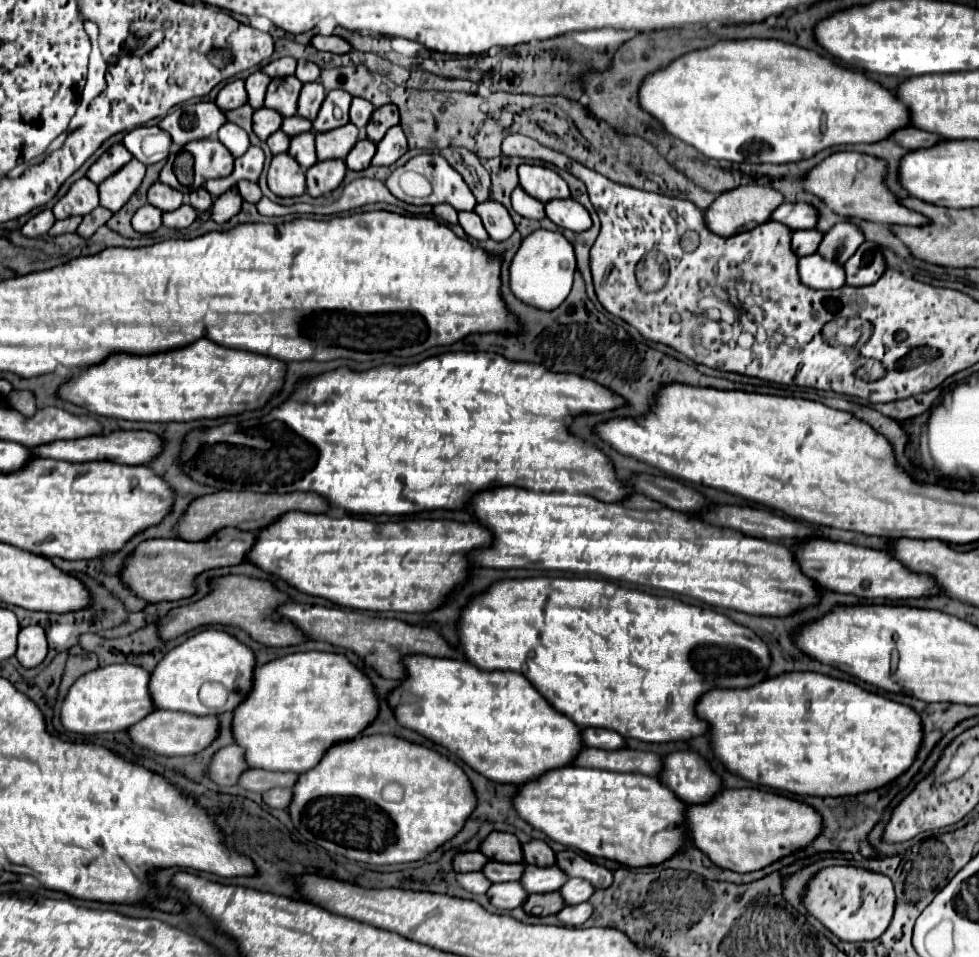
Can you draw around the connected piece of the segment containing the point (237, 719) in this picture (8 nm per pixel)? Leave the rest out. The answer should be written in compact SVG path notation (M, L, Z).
M298 652L256 668L252 692L234 710L234 736L236 744L246 750L246 762L252 768L304 774L312 770L334 744L360 736L378 718L378 712L380 702L374 684L344 654Z

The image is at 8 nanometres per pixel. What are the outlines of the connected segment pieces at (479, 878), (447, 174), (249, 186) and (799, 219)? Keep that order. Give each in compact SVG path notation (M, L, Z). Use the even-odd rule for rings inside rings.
M468 872L468 874L458 874L458 882L464 890L472 894L486 894L488 888L492 886L488 878L484 878L482 872Z
M440 154L414 156L402 168L396 168L388 176L386 188L398 200L402 200L406 204L416 204L416 206L432 204L432 206L436 206L436 204L444 204L446 202L446 204L454 206L456 210L474 210L474 206L476 206L476 198L470 192L470 188L466 186L466 182L462 180L462 176ZM406 170L420 170L420 174L428 176L432 186L434 186L434 192L430 196L426 196L426 198L414 198L404 194L402 188L398 186L398 178Z
M238 182L238 190L246 202L256 204L262 198L262 192L260 192L258 184L254 184L254 182Z
M796 202L796 204L782 204L774 210L772 218L776 222L786 224L792 230L802 228L816 228L818 224L818 210L808 202Z

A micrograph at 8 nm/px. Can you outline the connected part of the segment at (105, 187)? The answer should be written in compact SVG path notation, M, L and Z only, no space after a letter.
M132 158L122 170L106 178L100 184L100 206L112 212L118 212L140 186L144 172L146 172L146 166L136 158Z

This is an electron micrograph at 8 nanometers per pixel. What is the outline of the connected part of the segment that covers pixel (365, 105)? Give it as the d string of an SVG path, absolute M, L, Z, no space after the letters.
M354 98L354 100L352 100L352 106L350 106L350 122L352 122L354 126L358 126L360 132L364 132L366 124L368 124L368 120L370 120L370 116L372 116L372 112L374 112L374 106L372 106L368 100L364 100L364 98Z

